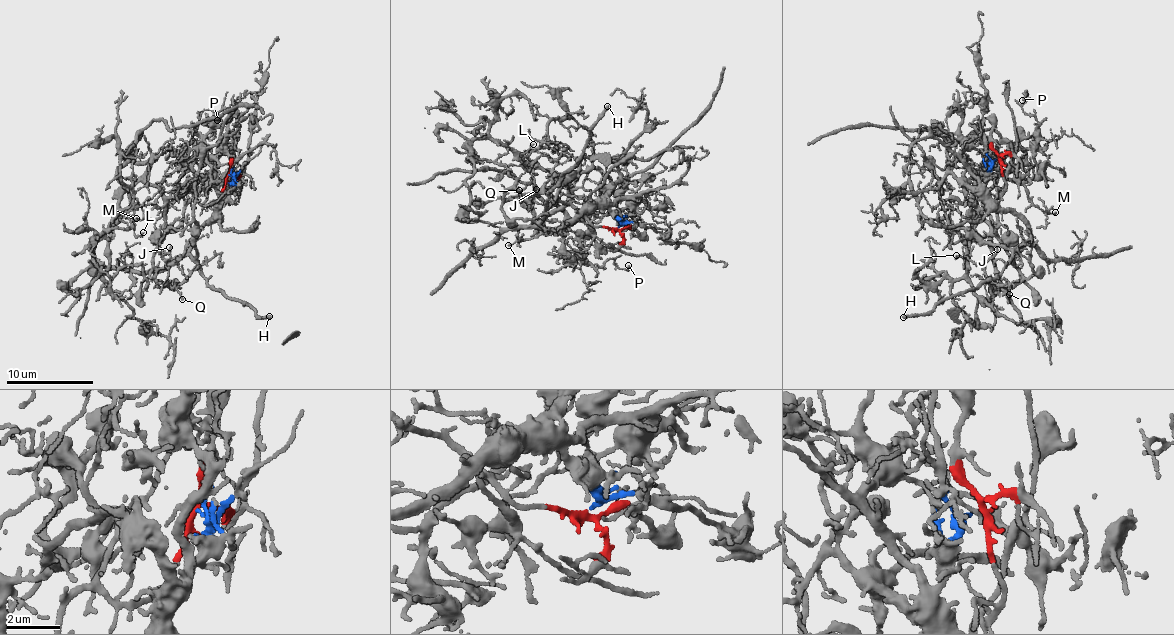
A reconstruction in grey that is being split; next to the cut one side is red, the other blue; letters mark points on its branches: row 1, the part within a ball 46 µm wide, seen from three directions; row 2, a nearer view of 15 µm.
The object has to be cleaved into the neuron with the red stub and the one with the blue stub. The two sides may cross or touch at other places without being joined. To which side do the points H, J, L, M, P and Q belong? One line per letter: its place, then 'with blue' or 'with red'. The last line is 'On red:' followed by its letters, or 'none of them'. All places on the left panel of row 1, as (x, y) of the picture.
H: (269, 316) | with blue
J: (169, 247) | with red
L: (143, 232) | with red
M: (136, 218) | with blue
P: (217, 120) | with blue
Q: (182, 299) | with red
On red: J, L, Q

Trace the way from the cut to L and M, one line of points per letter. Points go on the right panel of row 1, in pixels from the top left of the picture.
L: (998, 158), (1006, 184), (995, 202), (995, 232), (980, 217), (963, 218), (959, 235), (970, 251), (956, 254)
M: (996, 159), (971, 188), (967, 184), (980, 173), (1006, 176), (1023, 186), (1029, 200), (1047, 214), (1055, 211)

